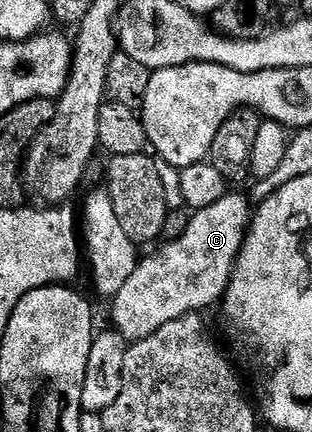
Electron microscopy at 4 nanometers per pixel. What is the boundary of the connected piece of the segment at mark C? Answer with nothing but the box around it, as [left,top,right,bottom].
[113,193,252,341]

